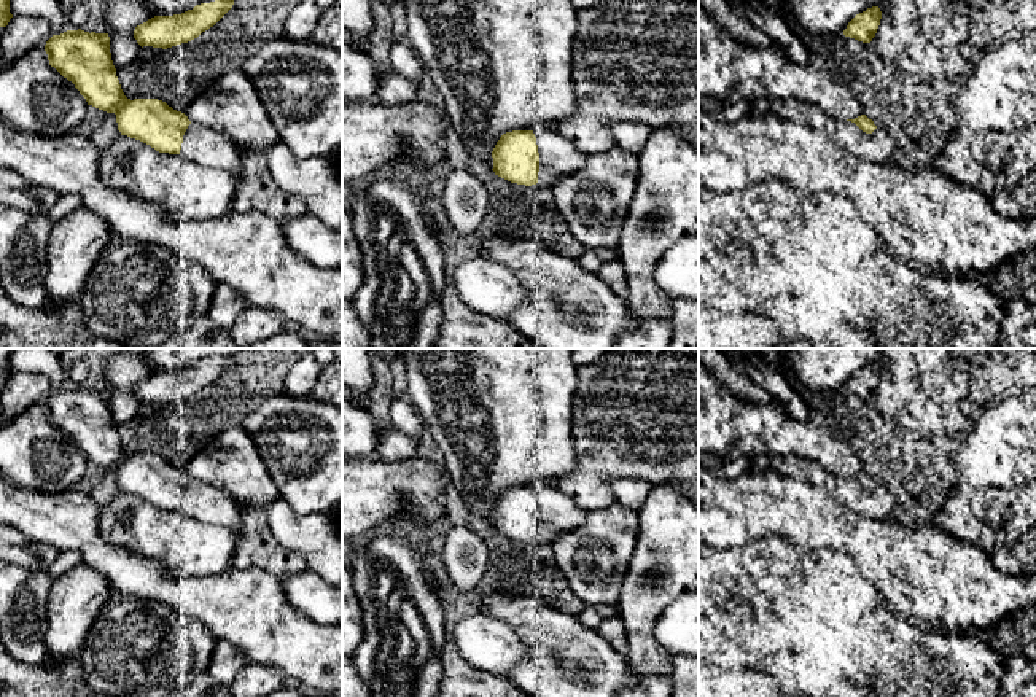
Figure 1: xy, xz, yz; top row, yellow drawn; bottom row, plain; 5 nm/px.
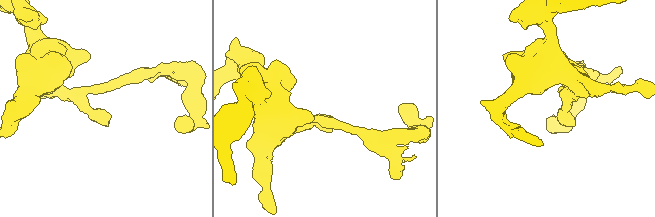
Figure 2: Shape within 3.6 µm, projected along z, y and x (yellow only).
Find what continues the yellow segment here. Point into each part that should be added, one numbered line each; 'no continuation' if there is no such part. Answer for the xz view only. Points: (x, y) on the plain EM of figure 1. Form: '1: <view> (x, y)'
1: xz (559, 513)

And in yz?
1: yz (879, 503)

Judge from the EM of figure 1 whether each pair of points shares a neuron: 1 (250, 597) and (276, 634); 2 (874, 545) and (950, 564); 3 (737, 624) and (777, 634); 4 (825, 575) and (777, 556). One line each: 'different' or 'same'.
1: same
2: same
3: same
4: different

